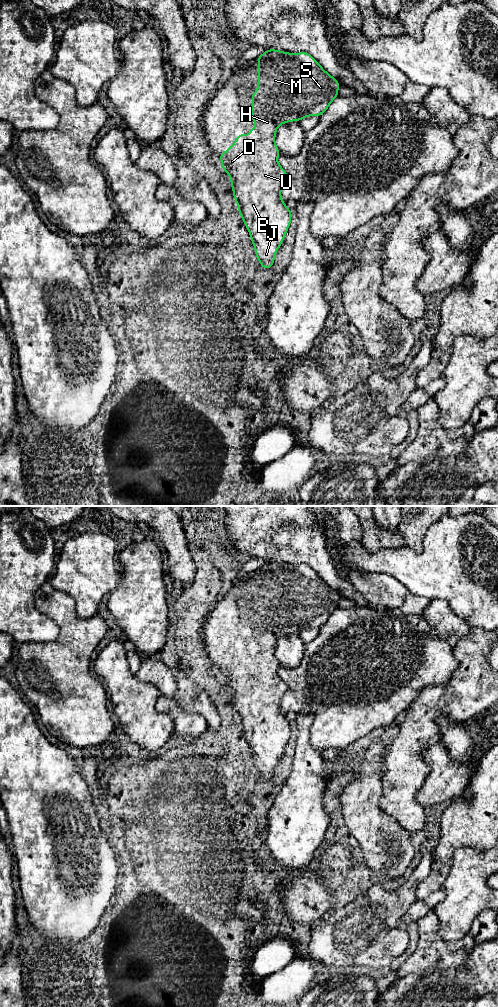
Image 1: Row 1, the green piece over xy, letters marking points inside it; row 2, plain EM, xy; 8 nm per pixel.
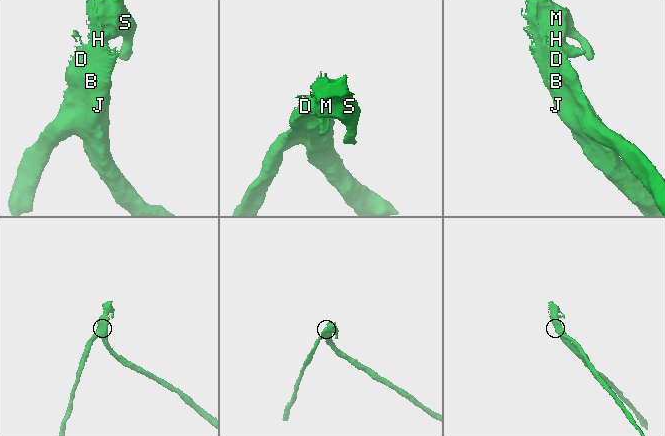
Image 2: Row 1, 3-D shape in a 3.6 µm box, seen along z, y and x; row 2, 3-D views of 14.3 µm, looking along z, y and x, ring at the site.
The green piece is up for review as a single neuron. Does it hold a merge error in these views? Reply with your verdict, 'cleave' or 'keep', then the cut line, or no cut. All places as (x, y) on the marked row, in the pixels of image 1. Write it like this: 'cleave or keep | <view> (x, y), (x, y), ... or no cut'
keep | no cut

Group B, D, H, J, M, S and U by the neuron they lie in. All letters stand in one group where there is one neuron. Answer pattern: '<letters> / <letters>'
B D H J M S U

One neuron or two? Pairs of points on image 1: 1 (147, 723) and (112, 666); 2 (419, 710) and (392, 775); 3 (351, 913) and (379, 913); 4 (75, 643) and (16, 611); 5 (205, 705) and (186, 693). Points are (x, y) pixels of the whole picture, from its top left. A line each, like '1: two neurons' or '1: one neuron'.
1: one neuron
2: one neuron
3: one neuron
4: two neurons
5: one neuron

